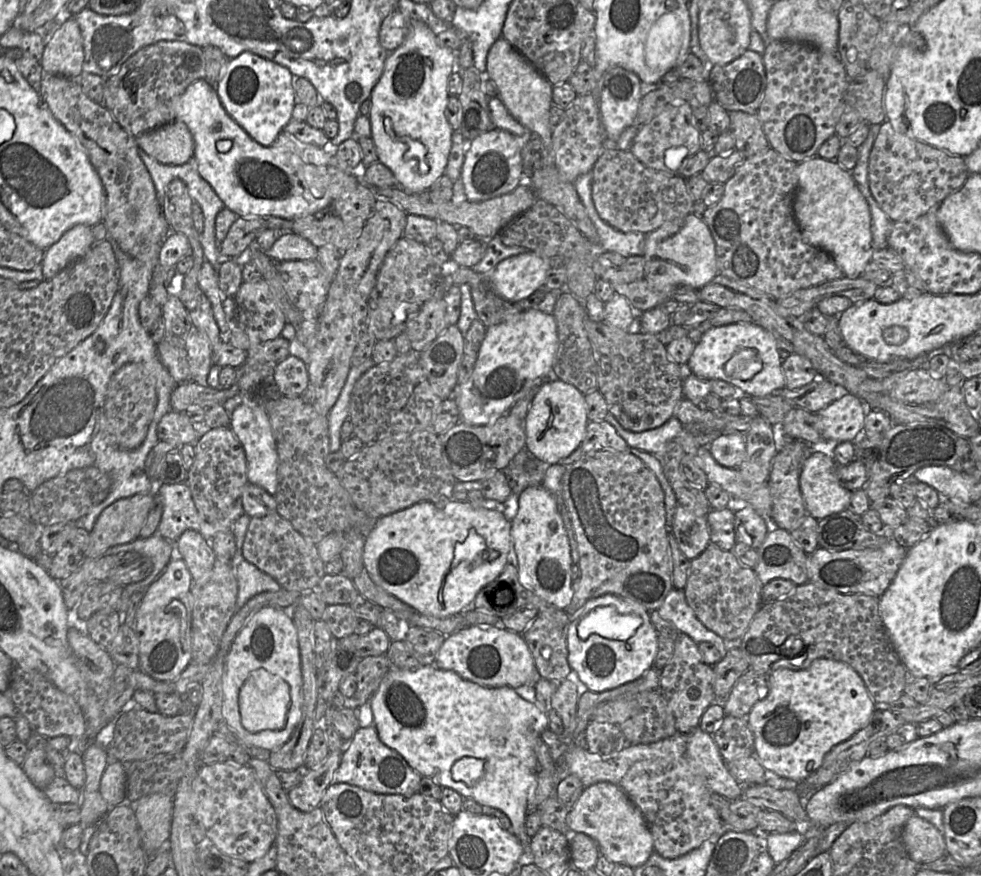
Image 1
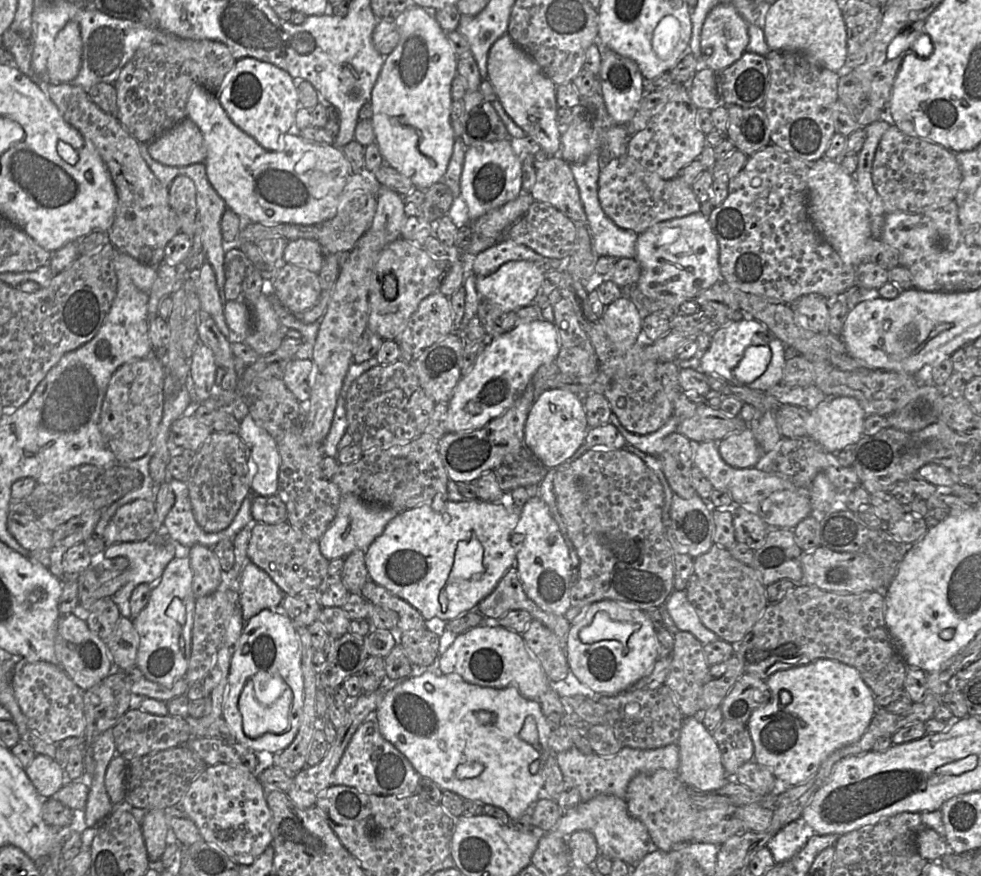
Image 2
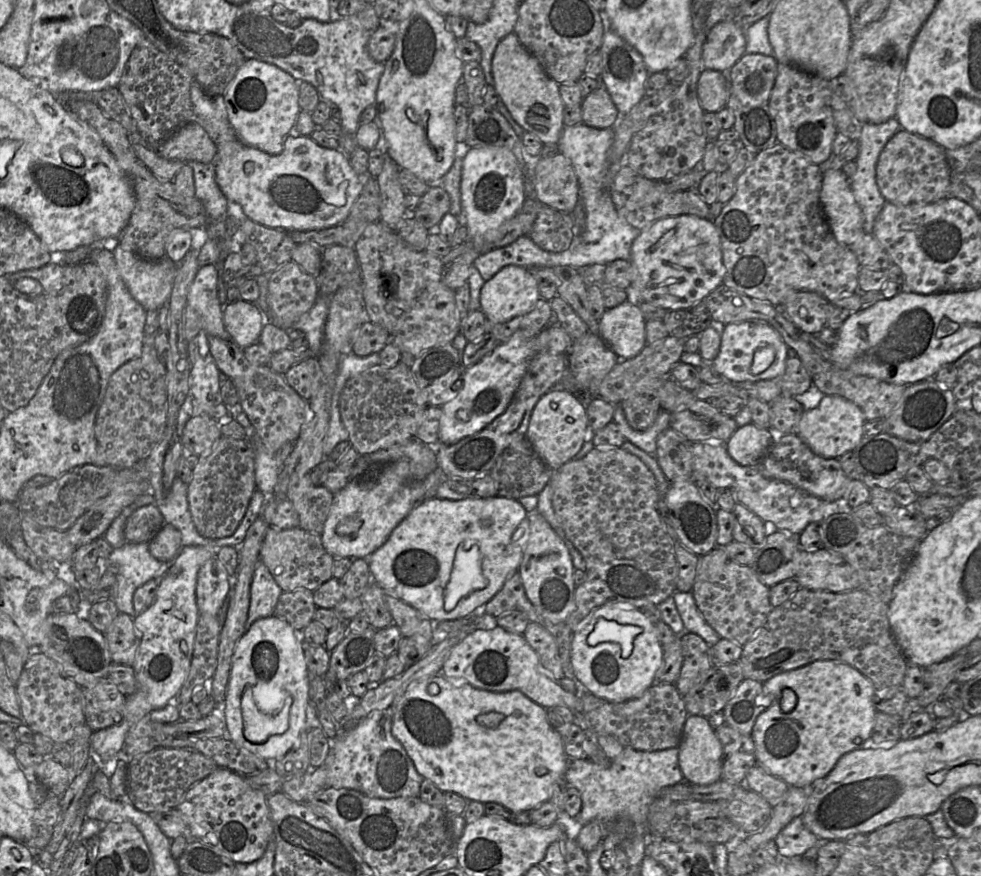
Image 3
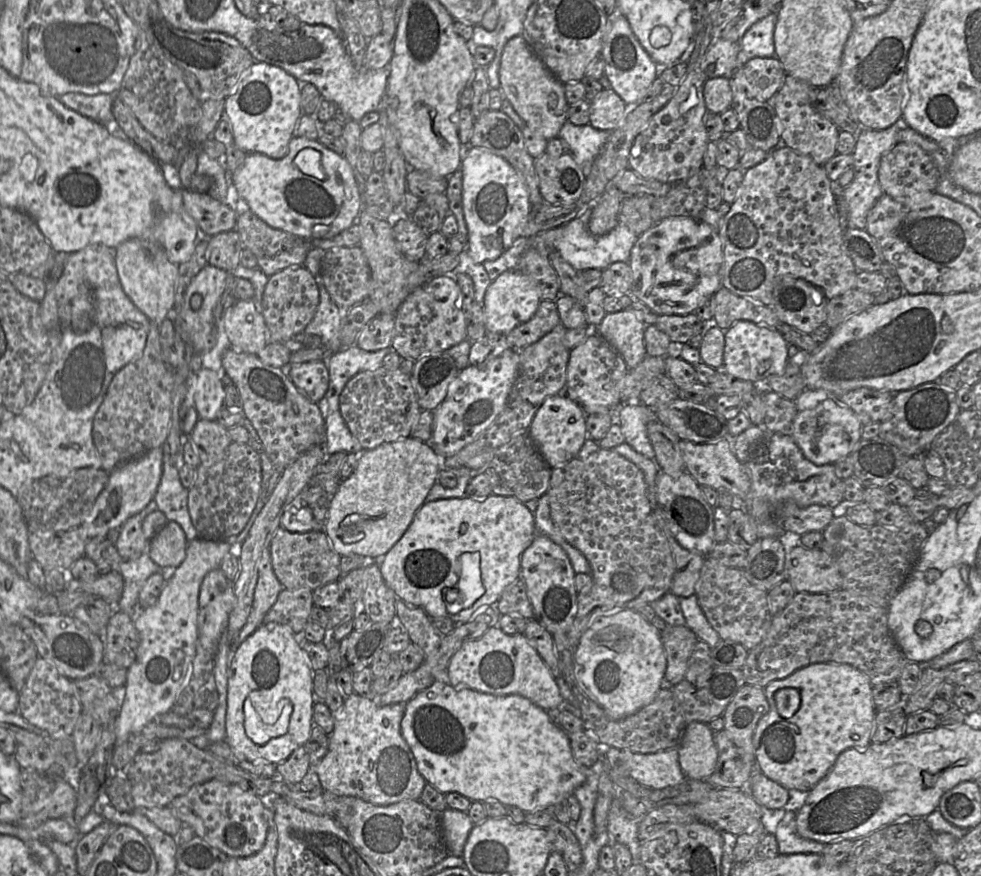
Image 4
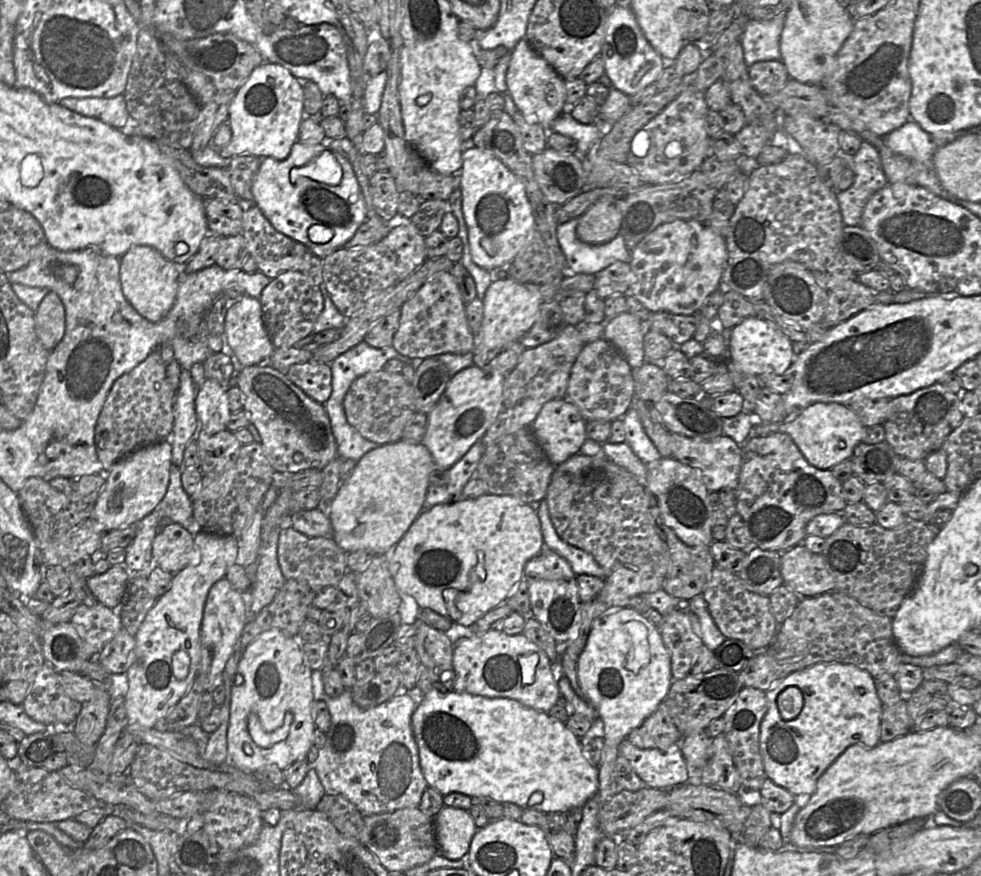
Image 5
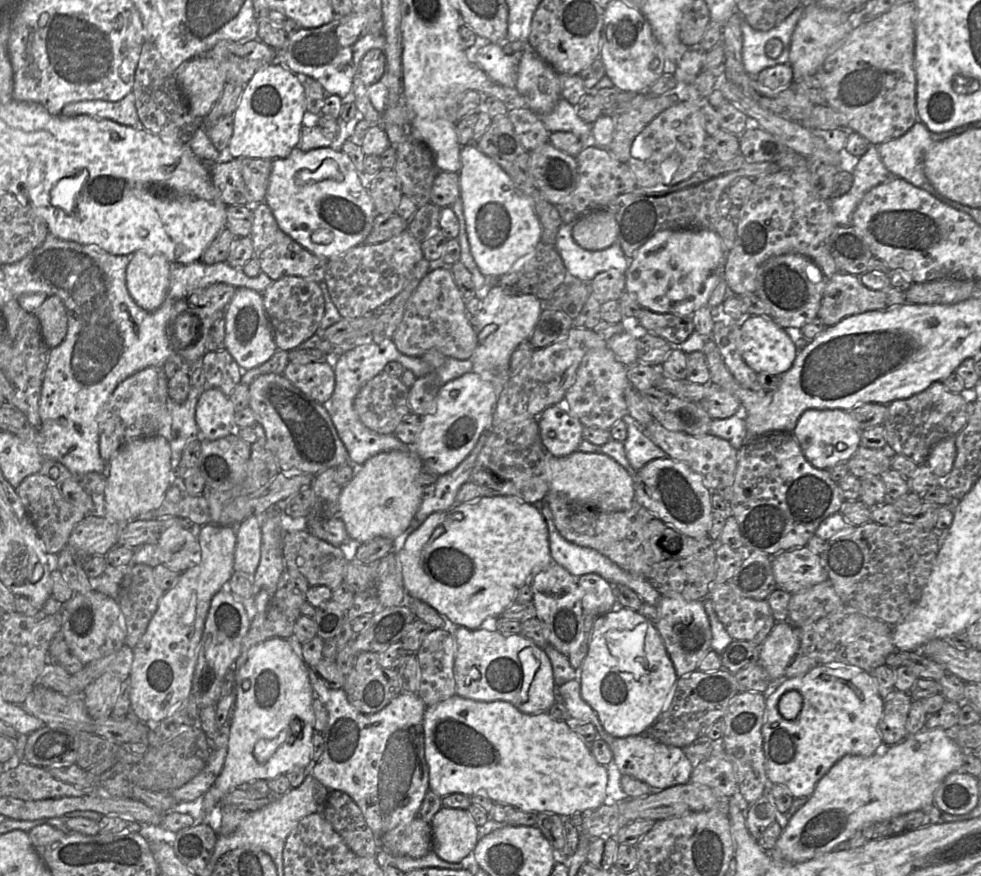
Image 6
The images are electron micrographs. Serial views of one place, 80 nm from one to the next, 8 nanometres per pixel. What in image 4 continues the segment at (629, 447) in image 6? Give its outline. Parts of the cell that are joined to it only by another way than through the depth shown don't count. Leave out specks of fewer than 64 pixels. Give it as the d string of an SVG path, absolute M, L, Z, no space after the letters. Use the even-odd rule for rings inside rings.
M622 404L616 410L615 416L625 442L638 453L654 460L655 452L648 437L647 424L657 418L655 409L643 404Z

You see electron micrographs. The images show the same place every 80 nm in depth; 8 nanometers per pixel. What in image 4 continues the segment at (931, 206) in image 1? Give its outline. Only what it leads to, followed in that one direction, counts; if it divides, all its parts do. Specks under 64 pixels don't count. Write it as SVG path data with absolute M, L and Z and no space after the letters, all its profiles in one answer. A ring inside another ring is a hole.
M898 142L881 158L878 179L884 194L892 198L907 197L935 192L938 170L919 145Z

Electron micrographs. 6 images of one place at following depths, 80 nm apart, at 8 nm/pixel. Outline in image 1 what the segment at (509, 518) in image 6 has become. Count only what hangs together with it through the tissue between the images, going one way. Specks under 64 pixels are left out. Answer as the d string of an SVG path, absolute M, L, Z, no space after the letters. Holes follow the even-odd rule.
M455 499L448 501L445 505L438 504L438 501L420 501L408 508L376 520L374 527L365 539L363 564L375 584L409 605L416 612L437 618L447 618L452 615L462 615L467 609L471 609L471 604L479 590L495 579L504 569L507 564L510 547L511 521L508 520L500 510L495 508L474 507L468 501L457 501Z

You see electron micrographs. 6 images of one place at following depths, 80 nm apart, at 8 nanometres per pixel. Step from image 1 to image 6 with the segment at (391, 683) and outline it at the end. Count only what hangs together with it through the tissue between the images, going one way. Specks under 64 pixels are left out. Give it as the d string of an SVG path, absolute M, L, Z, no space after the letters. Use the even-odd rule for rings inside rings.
M455 695L426 707L423 731L425 759L429 767L429 790L441 798L453 793L482 796L525 812L566 816L592 812L607 800L607 766L596 761L589 744L581 739L567 721L555 720L547 712L527 714L507 701L483 702Z

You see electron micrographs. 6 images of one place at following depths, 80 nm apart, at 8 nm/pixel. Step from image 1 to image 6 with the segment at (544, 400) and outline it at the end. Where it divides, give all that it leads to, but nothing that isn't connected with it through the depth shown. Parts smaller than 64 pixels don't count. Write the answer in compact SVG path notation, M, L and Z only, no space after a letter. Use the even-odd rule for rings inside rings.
M564 404L547 407L537 421L541 441L553 456L564 457L578 451L584 426Z

